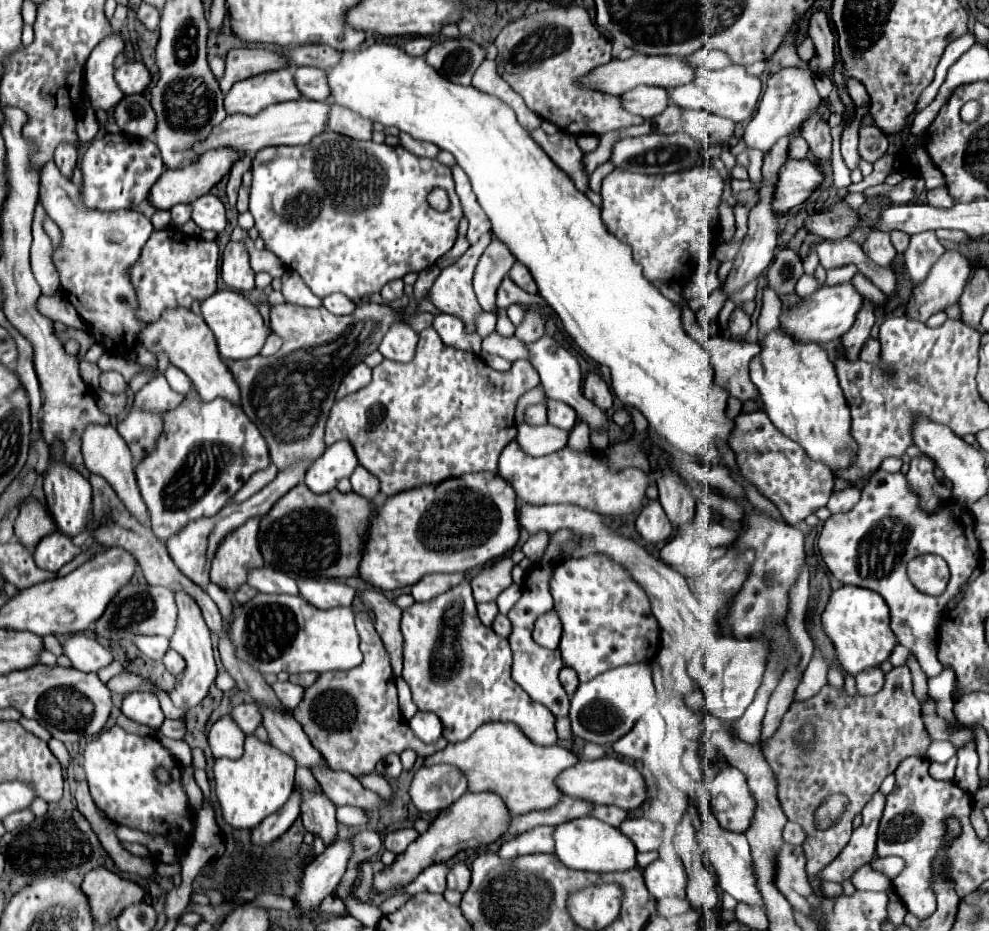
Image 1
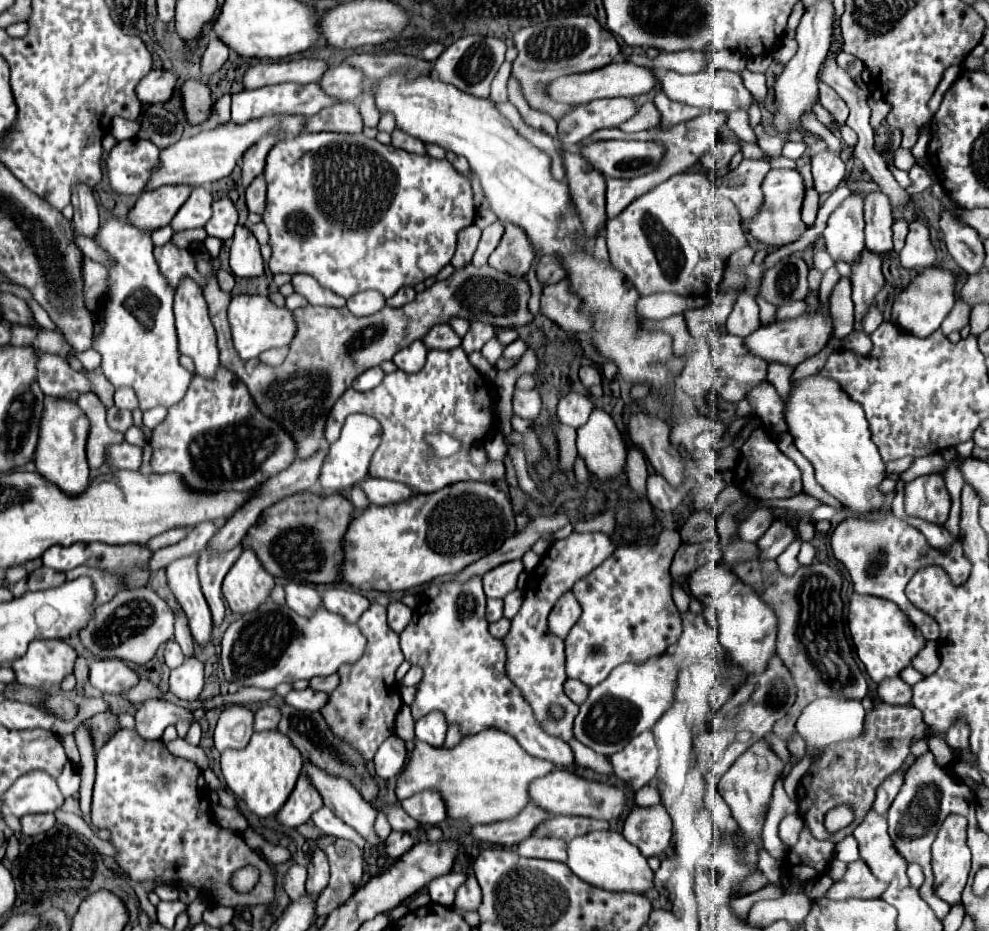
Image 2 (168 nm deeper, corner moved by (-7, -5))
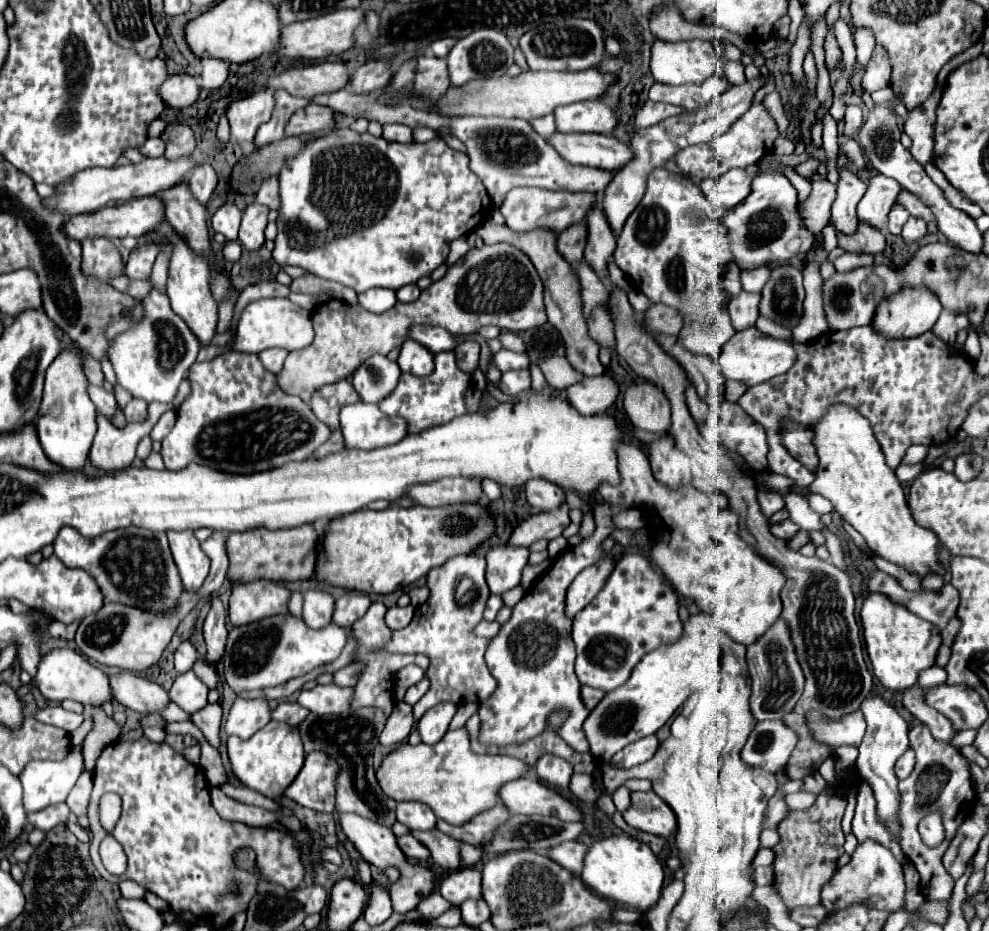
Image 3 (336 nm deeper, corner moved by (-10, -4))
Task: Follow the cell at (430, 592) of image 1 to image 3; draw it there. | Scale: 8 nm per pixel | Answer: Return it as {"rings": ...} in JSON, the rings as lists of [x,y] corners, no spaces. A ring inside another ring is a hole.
{"rings":[[[563,505],[561,509],[551,511],[551,513],[533,515],[517,525],[517,529],[511,535],[511,543],[529,547],[537,539],[551,541],[551,539],[559,537],[569,523],[571,521],[569,521],[569,507],[567,505]]]}

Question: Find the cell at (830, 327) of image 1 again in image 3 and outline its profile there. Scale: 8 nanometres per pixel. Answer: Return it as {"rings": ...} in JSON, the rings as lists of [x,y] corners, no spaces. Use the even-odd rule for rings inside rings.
{"rings":[[[747,327],[743,331],[737,331],[725,345],[721,357],[717,359],[719,371],[723,379],[735,379],[741,381],[745,387],[753,387],[759,383],[765,383],[777,375],[783,375],[793,367],[795,363],[795,349],[791,343],[785,343],[781,339],[773,339],[769,335],[759,333],[757,327]]]}

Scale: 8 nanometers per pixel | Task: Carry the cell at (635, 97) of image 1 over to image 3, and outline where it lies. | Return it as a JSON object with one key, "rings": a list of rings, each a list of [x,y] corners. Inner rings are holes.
{"rings":[[[579,101],[573,105],[565,105],[553,111],[555,127],[563,133],[601,133],[611,135],[617,117],[615,113],[601,101]]]}

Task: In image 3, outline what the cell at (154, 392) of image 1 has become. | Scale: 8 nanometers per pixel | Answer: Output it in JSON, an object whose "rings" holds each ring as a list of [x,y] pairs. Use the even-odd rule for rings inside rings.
{"rings":[[[175,409],[165,411],[165,413],[159,417],[159,421],[155,423],[155,427],[153,427],[153,431],[151,431],[151,439],[153,439],[153,441],[163,441],[163,437],[173,429],[175,421],[177,421],[177,411],[175,411]]]}

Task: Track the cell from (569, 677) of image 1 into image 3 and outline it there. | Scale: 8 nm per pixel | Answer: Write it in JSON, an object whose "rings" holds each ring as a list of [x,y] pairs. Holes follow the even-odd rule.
{"rings":[[[581,687],[581,697],[583,697],[583,703],[585,707],[591,711],[593,707],[597,707],[597,703],[603,699],[603,691],[599,689],[593,689],[593,687]]]}

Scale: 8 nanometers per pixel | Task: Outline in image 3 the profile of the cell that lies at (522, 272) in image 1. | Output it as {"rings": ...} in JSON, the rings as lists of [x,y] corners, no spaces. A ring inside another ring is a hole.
{"rings":[[[575,223],[575,225],[571,225],[571,227],[567,227],[565,231],[559,233],[557,247],[559,247],[559,253],[571,265],[577,265],[583,259],[585,241],[587,241],[587,225],[585,223]]]}

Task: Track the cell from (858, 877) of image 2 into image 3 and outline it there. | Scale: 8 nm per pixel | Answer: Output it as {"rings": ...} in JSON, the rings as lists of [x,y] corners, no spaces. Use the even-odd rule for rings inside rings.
{"rings":[[[867,839],[857,845],[851,855],[851,861],[845,867],[839,867],[831,881],[823,887],[821,903],[829,913],[843,911],[853,903],[861,903],[869,909],[879,909],[885,913],[901,911],[905,907],[905,881],[901,863],[887,847],[873,839]]]}

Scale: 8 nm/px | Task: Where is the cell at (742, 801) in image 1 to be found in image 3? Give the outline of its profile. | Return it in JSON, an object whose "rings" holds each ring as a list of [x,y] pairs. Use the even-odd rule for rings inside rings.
{"rings":[[[761,721],[749,735],[741,757],[753,767],[777,773],[785,769],[795,745],[797,733],[793,733],[793,729],[789,729],[783,721]]]}

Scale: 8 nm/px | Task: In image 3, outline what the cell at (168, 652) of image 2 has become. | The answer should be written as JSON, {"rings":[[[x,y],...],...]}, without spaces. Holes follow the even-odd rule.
{"rings":[[[189,641],[181,643],[179,649],[175,651],[175,669],[179,673],[185,673],[195,665],[195,661],[197,661],[197,649]]]}

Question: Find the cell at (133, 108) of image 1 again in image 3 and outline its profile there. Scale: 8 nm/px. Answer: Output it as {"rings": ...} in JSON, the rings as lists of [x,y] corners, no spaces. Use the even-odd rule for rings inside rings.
{"rings":[[[169,123],[165,133],[163,133],[163,139],[167,143],[167,149],[165,149],[165,159],[169,161],[175,161],[175,159],[181,159],[181,157],[191,157],[197,149],[197,141],[195,141],[195,135],[191,131],[191,127],[183,125],[183,123]]]}

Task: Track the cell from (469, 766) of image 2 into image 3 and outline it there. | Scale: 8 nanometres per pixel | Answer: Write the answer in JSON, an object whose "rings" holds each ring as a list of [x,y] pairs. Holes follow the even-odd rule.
{"rings":[[[461,727],[455,731],[447,731],[443,741],[435,745],[399,745],[387,757],[383,757],[379,769],[375,771],[375,779],[383,793],[397,803],[419,801],[425,803],[437,819],[443,819],[451,825],[463,825],[477,813],[499,803],[497,789],[501,789],[501,785],[525,777],[527,773],[529,769],[525,769],[525,763],[513,757],[473,753],[469,749],[467,729]]]}

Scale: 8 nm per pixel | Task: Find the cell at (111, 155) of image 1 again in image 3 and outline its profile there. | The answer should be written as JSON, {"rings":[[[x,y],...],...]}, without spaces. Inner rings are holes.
{"rings":[[[147,139],[141,147],[141,153],[145,157],[161,157],[165,153],[165,141],[163,139]]]}

